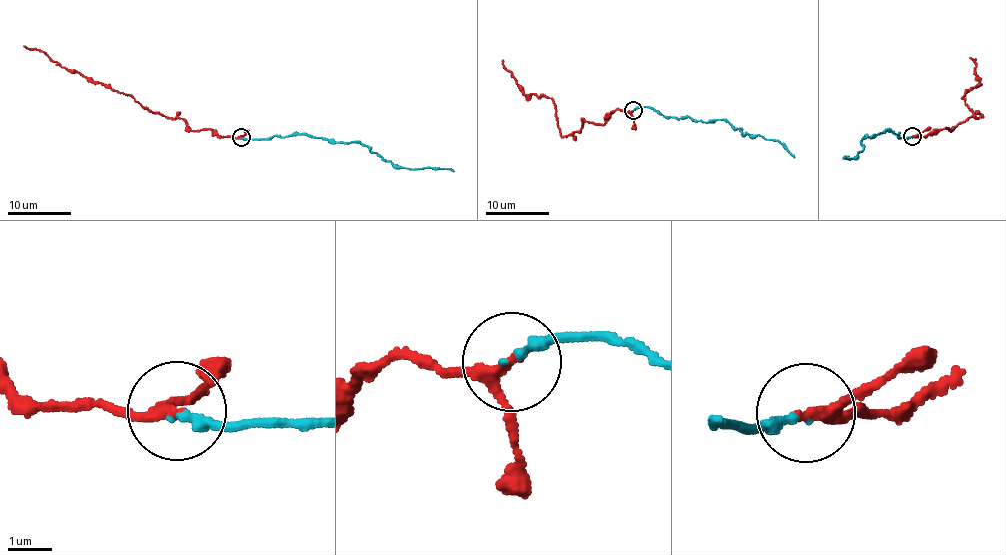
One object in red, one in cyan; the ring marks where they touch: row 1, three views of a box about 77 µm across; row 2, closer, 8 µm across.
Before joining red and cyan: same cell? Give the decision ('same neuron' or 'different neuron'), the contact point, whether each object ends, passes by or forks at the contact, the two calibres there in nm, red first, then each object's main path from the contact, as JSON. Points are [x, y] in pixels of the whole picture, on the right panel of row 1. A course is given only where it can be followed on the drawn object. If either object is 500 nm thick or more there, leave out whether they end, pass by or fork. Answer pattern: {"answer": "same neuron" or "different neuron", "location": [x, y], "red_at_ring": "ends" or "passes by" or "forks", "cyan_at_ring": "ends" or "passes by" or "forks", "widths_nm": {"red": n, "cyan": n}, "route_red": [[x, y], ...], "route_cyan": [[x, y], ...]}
{"answer": "same neuron", "location": [912, 136], "red_at_ring": "passes by", "cyan_at_ring": "ends", "widths_nm": {"red": 200, "cyan": 160}, "route_red": [[912, 137], [982, 117], [962, 97], [981, 83], [970, 58]], "route_cyan": [[912, 137], [899, 137], [884, 130], [864, 136], [863, 149], [850, 159], [843, 158], [848, 157]]}

